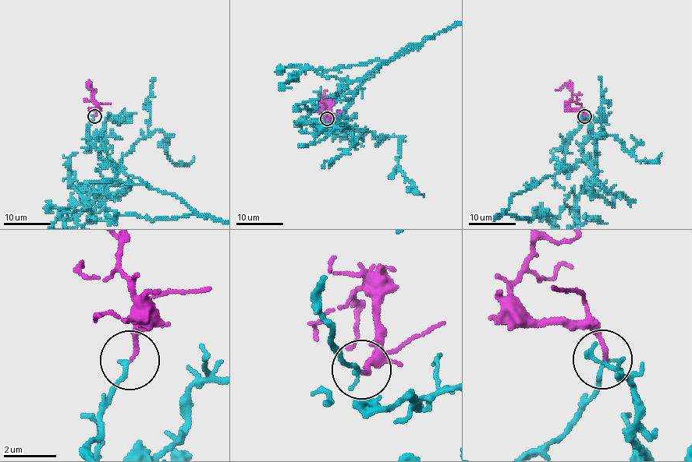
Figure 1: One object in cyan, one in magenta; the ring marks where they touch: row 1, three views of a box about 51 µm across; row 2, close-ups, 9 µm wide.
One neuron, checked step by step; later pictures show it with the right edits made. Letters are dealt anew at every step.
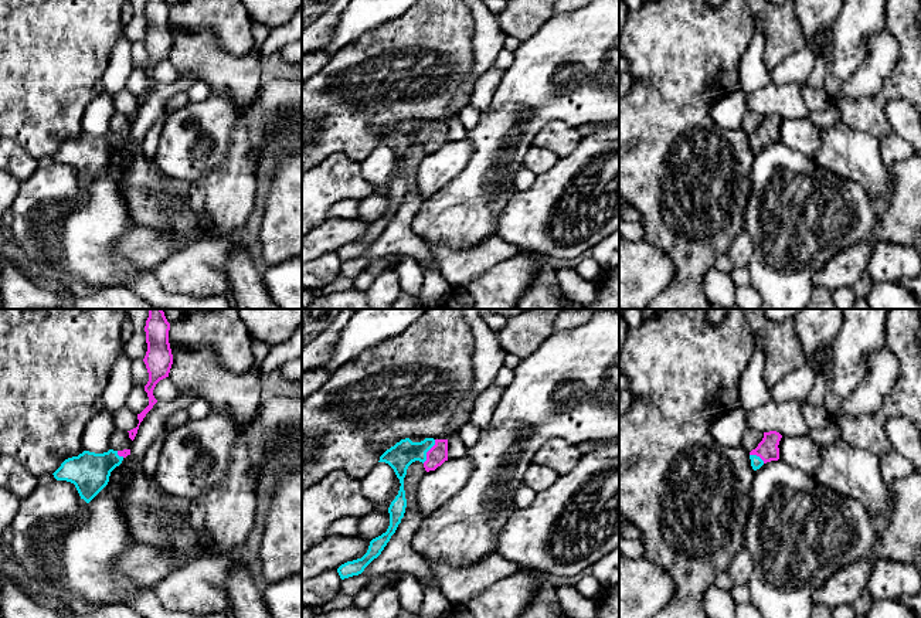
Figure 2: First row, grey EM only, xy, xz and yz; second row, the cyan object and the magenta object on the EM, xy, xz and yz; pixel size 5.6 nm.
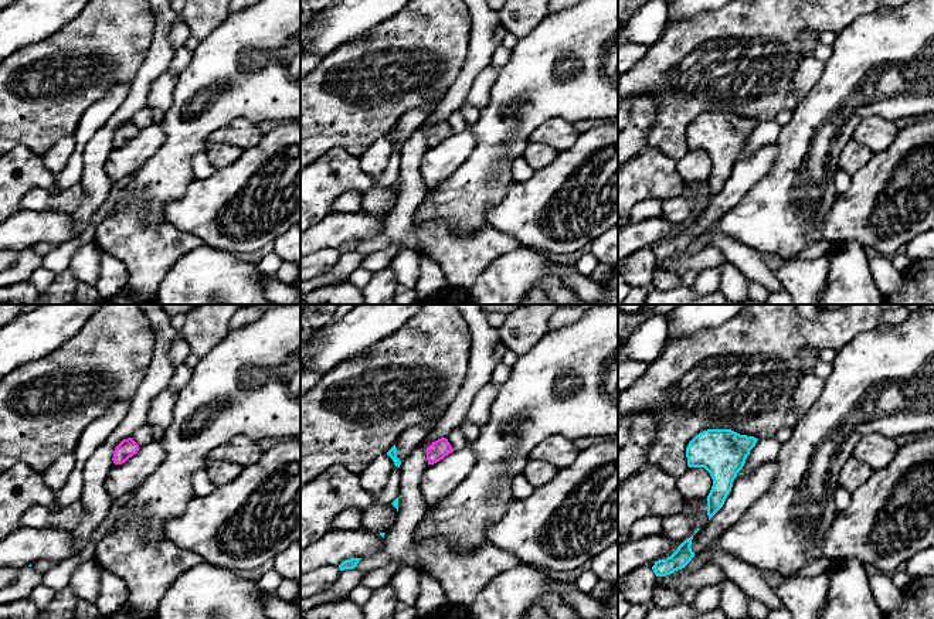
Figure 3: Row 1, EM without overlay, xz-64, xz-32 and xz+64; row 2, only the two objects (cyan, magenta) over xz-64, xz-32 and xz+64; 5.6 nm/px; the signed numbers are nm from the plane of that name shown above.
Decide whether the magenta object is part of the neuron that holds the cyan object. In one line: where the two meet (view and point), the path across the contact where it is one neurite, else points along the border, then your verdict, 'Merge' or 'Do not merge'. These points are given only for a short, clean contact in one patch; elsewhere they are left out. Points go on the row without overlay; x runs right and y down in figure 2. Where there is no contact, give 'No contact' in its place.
Touches cyan at xz (428, 132). Path across: xz (403, 136), (405, 133), (428, 132), (437, 138). Merge

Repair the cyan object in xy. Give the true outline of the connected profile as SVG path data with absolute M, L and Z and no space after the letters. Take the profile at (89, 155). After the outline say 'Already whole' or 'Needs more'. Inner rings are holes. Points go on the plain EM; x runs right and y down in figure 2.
M130 132L103 136L84 133L78 139L65 142L52 156L57 163L75 167L81 181L89 186L109 164L111 154L130 137Z. Needs more

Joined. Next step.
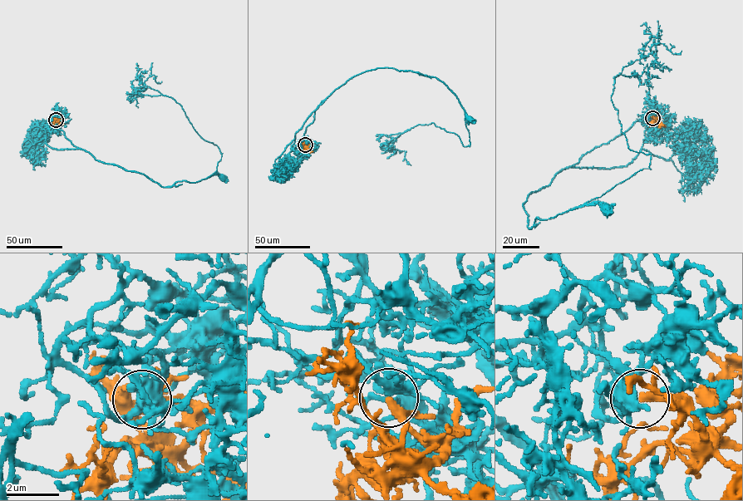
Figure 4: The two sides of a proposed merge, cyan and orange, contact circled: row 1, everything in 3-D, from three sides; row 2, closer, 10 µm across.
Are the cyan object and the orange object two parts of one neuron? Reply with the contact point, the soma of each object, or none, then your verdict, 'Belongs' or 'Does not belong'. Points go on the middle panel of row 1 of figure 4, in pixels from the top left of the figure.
Place: (305, 144). Soma of cyan: (469, 119). Soma of orange: none. Belongs

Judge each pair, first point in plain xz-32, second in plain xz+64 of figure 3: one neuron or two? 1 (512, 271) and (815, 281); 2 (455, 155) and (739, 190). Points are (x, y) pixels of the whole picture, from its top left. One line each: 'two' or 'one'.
1: one
2: one

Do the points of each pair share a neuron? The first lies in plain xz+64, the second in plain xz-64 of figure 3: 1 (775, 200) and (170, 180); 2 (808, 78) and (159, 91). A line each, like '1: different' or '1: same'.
1: same
2: same

